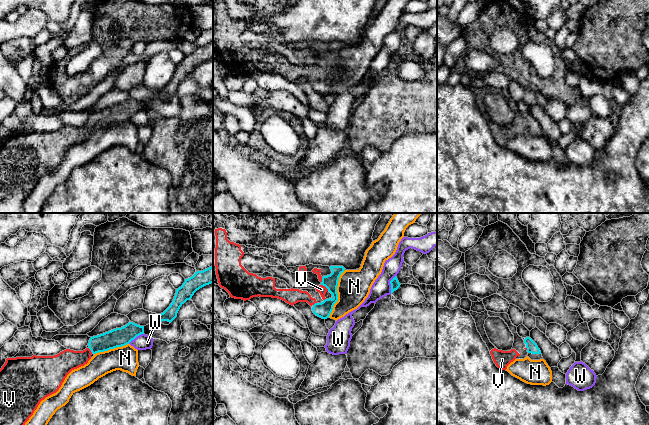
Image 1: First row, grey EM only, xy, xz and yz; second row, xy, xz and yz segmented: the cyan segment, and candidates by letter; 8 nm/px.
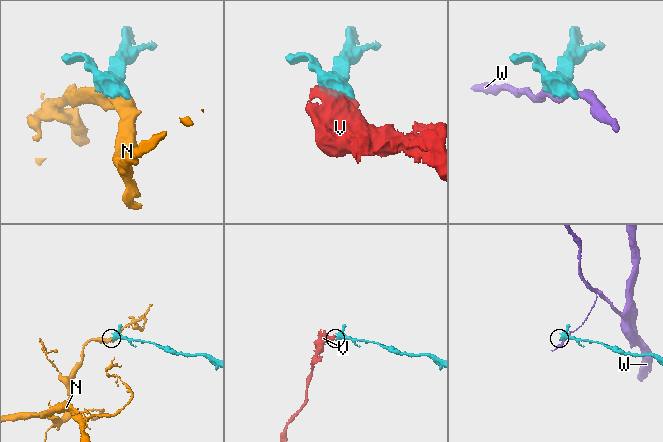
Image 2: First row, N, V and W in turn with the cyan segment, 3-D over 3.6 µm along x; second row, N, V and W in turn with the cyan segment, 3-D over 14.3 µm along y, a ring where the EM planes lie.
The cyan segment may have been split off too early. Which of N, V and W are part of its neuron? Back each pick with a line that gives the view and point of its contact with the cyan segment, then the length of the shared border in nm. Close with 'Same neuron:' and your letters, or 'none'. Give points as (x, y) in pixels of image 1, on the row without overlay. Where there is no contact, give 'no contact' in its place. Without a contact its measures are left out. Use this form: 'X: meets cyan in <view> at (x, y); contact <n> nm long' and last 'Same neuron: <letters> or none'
V: meets cyan in xz at (325, 62); contact 80 nm long
Same neuron: V

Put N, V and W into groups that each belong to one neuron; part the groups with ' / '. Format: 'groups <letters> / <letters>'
groups N / V / W

